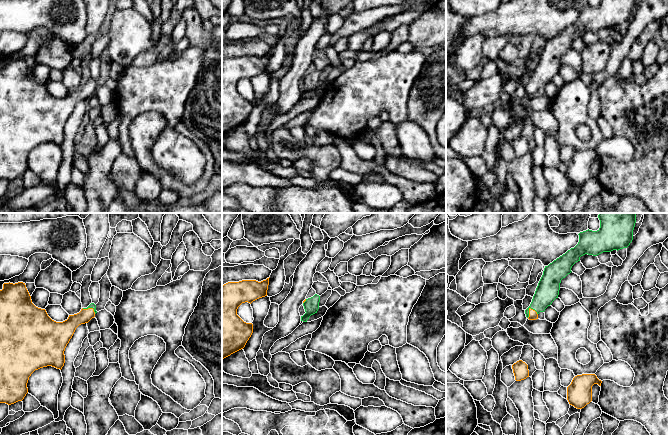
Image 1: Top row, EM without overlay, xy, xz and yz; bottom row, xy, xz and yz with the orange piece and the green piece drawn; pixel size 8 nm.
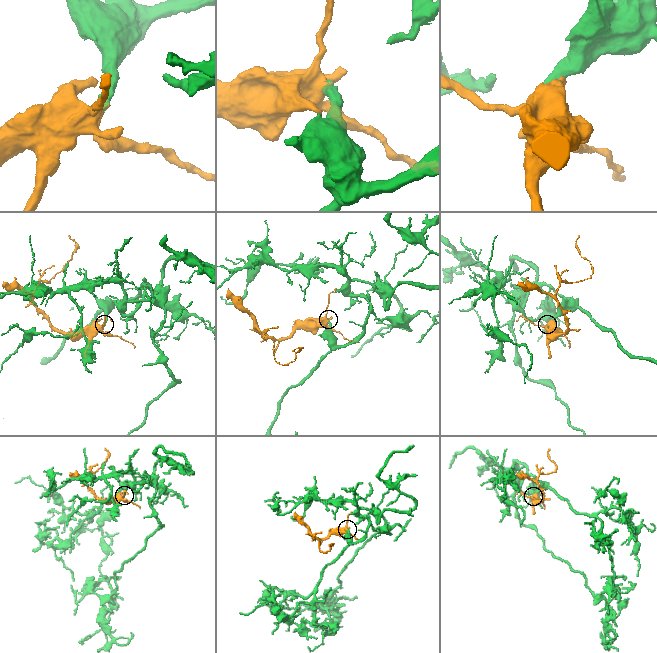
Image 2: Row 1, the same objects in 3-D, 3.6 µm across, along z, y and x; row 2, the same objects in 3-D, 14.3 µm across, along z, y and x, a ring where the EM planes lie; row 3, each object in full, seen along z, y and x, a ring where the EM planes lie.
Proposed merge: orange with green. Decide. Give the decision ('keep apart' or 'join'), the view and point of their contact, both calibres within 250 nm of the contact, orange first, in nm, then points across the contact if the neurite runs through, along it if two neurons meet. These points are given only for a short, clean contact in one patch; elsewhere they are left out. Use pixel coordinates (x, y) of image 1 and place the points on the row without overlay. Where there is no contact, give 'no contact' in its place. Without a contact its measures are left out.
join | yz (529, 85) | 70/180 nm | across yz (533, 91), (529, 85), (547, 67)

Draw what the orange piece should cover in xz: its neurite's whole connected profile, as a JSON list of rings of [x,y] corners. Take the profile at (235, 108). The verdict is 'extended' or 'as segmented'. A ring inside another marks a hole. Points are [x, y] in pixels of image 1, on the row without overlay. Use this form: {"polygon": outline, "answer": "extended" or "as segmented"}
{"polygon": [[[269,54],[258,58],[256,56],[242,56],[228,58],[222,61],[222,136],[231,130],[243,125],[253,109],[253,100],[244,98],[238,91],[238,83],[245,78],[267,72]]], "answer": "as segmented"}

